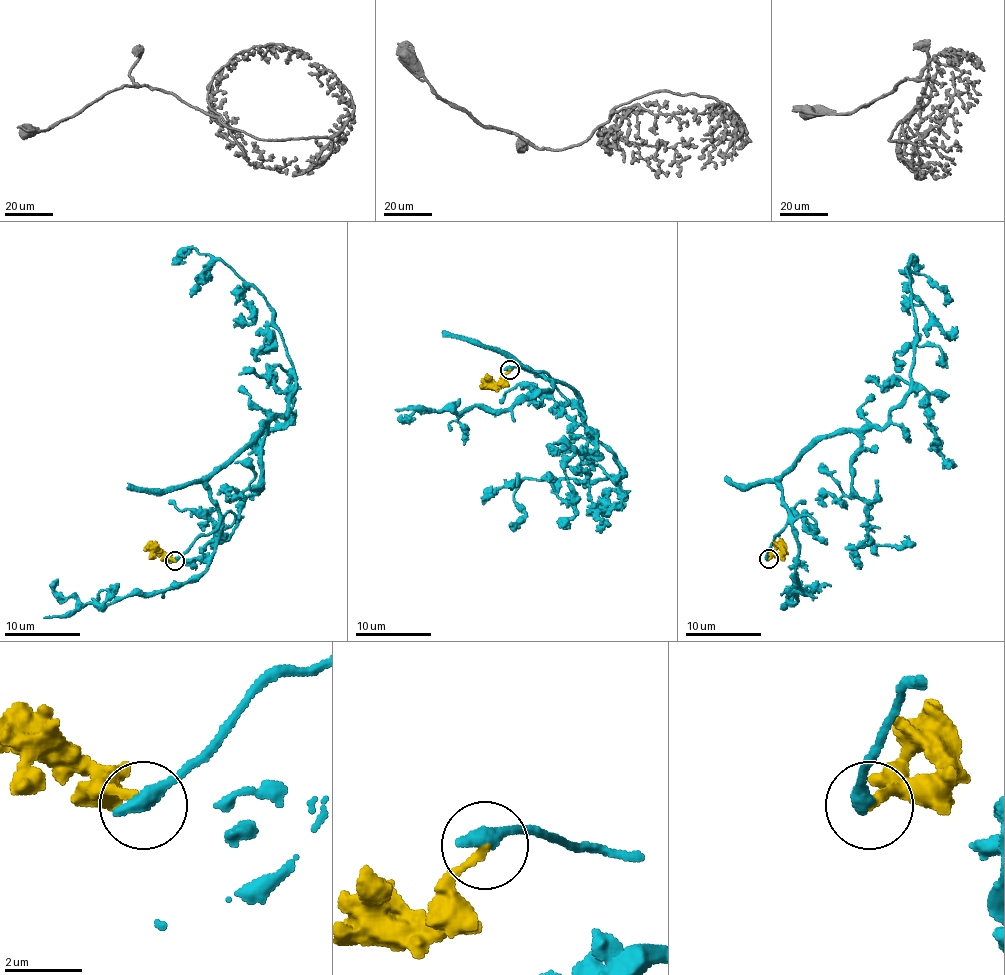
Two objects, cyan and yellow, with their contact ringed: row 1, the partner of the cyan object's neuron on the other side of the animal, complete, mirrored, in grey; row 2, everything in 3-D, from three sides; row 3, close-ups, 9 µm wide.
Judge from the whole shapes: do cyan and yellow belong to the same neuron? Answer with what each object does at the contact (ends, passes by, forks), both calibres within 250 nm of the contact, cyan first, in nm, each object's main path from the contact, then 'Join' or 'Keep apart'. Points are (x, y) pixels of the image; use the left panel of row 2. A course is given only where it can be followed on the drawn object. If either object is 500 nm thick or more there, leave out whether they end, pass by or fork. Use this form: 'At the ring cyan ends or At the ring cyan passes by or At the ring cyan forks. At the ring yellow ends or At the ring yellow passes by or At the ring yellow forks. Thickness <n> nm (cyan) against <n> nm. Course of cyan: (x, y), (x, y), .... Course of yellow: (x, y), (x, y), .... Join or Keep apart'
At the ring cyan ends. At the ring yellow ends. Thickness 440 nm (cyan) against 200 nm. Course of cyan: (175, 560), (218, 525), (207, 482), (295, 388), (255, 289), (221, 261), (191, 296). Course of yellow: (175, 560), (156, 550), (150, 558). Keep apart

